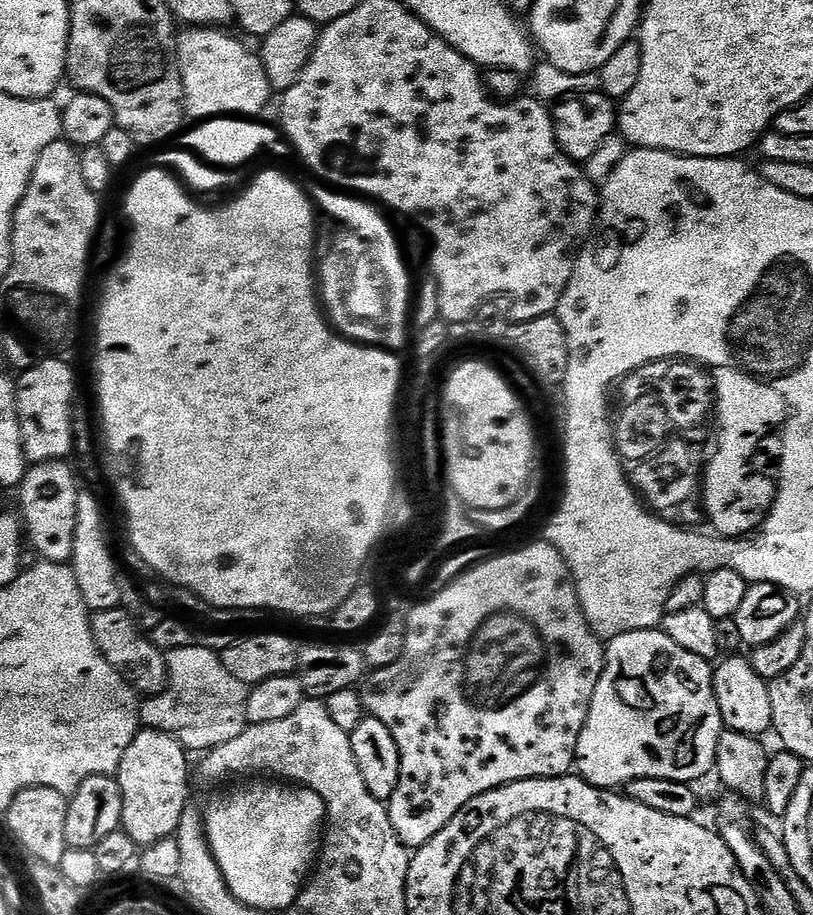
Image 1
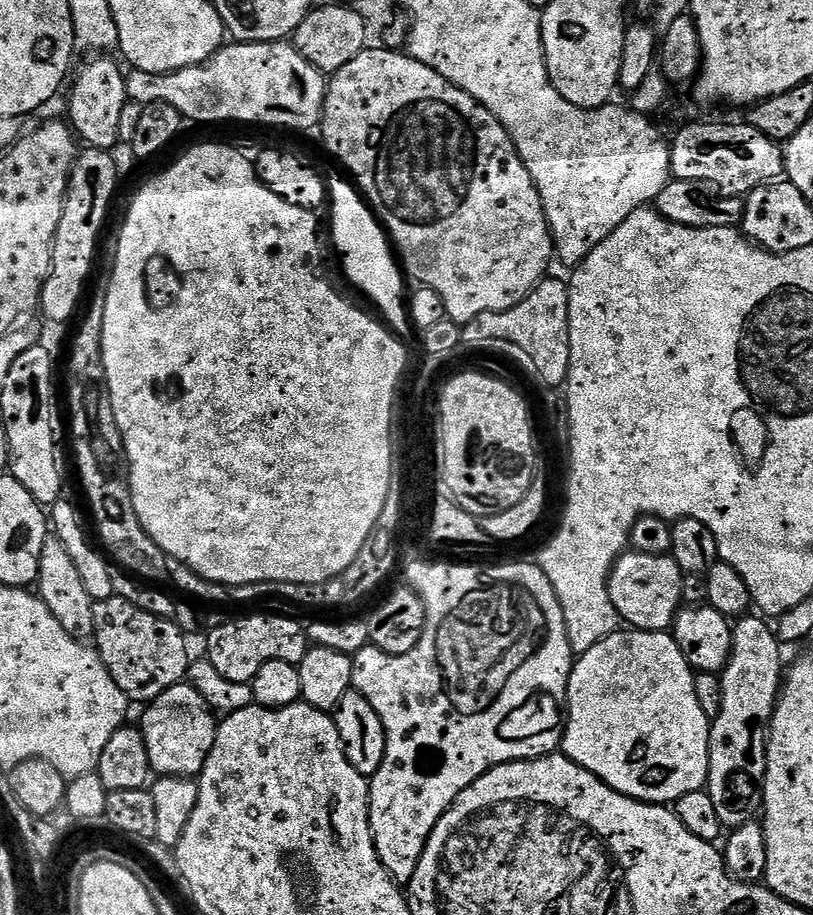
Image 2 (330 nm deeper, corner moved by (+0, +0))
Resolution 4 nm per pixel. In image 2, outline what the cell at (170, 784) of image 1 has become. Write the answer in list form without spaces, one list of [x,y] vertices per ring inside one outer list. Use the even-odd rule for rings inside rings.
[[[187,682],[170,686],[170,690],[147,705],[143,712],[144,717],[138,721],[138,727],[146,742],[146,754],[150,754],[153,773],[157,777],[199,777],[214,746],[218,720],[196,688]]]

